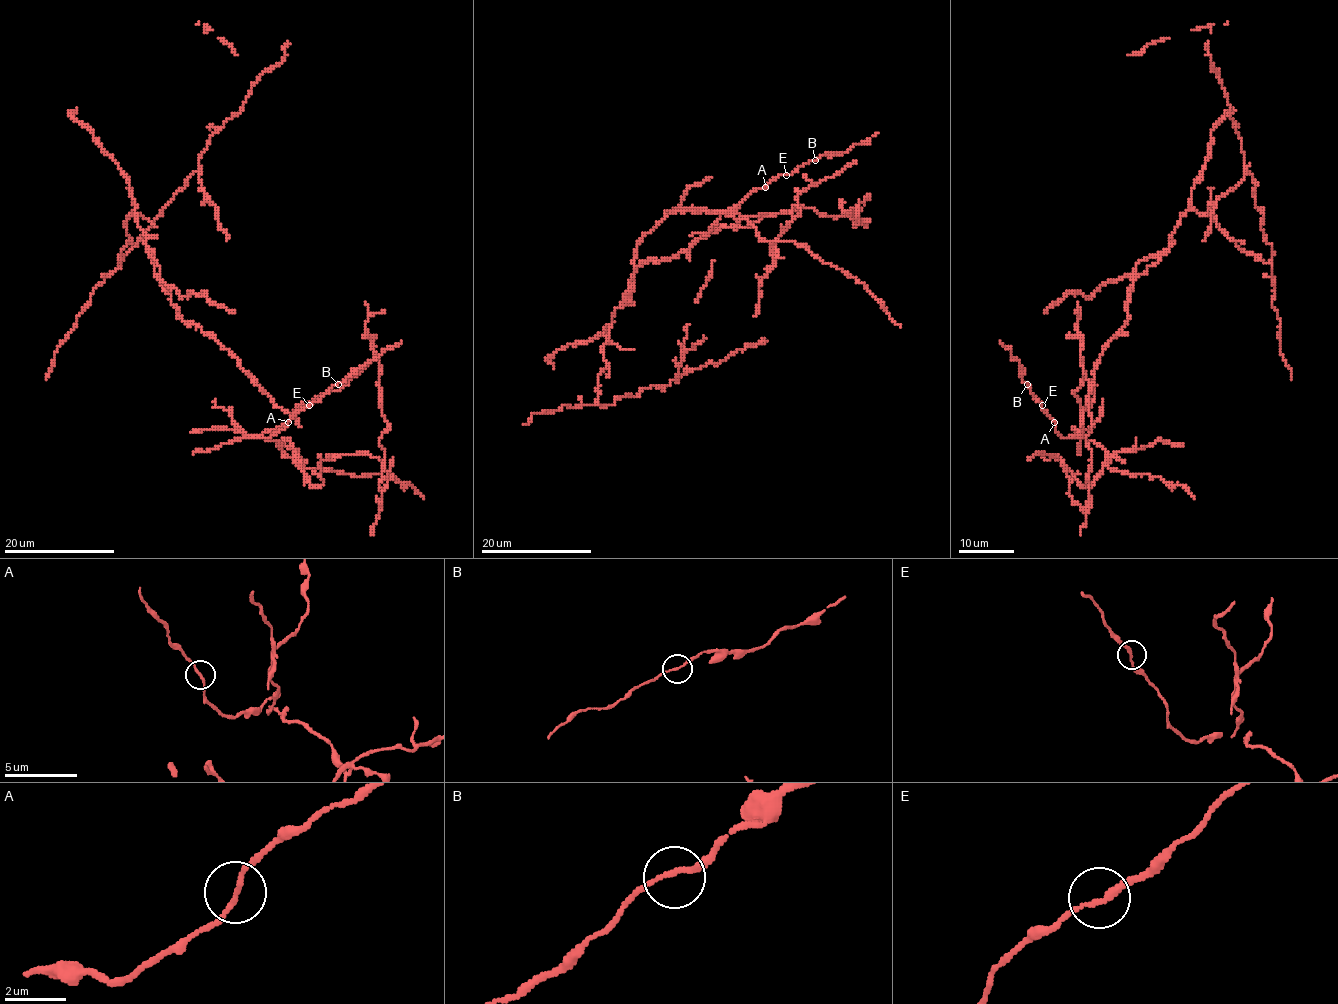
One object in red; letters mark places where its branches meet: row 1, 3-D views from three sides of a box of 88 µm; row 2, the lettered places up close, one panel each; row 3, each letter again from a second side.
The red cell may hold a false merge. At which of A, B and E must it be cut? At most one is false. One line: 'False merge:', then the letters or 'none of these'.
False merge: A

